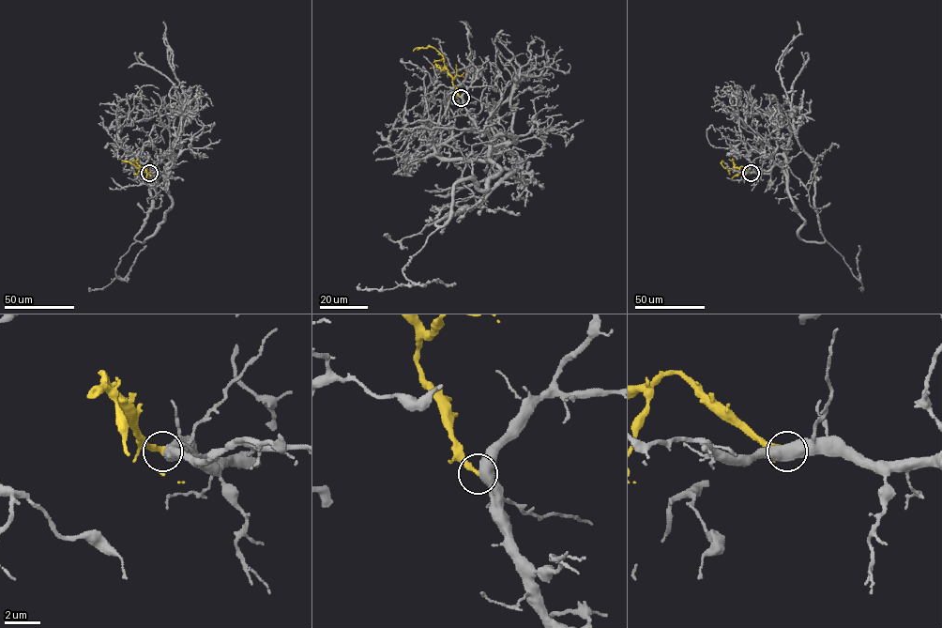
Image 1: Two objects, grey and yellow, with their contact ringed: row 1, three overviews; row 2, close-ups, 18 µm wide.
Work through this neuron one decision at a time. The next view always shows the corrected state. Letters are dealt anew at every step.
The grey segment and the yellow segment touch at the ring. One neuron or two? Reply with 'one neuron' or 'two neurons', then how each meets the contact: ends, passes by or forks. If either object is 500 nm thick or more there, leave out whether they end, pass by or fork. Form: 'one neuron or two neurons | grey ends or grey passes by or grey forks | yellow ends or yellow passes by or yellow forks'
one neuron

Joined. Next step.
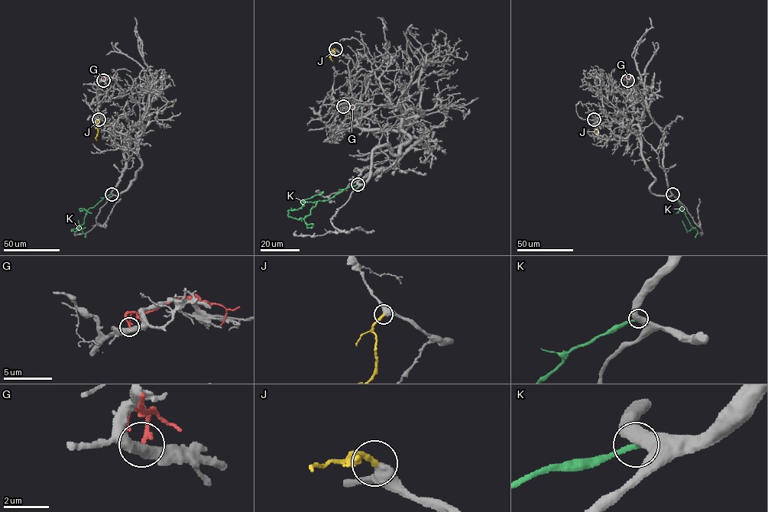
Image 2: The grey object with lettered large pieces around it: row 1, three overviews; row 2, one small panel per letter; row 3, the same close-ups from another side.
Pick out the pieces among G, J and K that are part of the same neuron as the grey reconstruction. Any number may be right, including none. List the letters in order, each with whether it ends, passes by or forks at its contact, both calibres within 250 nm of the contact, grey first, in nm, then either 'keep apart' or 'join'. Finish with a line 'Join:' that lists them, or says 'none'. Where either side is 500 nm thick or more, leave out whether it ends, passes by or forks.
G: it ends | 400/200 nm | keep apart
J: it ends | 400/260 nm | join
K: 550/240 nm | keep apart
Join: J

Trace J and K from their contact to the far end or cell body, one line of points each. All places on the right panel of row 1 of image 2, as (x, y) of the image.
J: (594, 119), (596, 134), (601, 140)
K: (672, 194), (692, 228), (687, 231), (682, 220)

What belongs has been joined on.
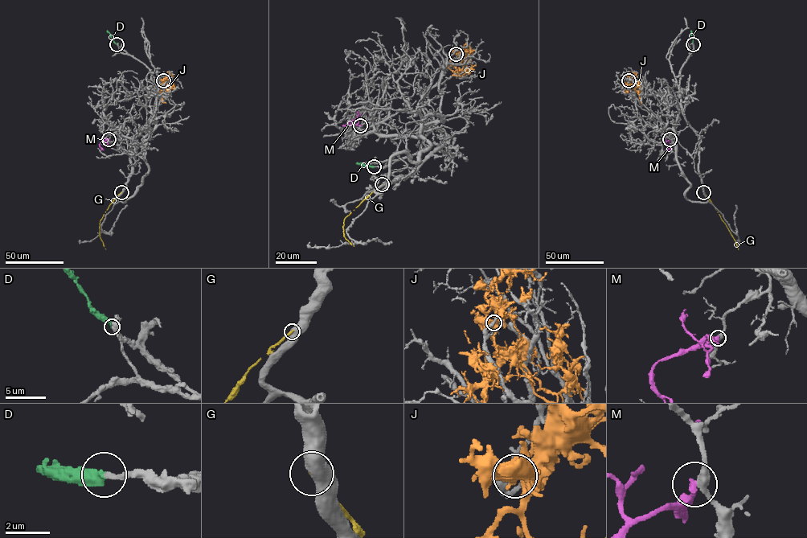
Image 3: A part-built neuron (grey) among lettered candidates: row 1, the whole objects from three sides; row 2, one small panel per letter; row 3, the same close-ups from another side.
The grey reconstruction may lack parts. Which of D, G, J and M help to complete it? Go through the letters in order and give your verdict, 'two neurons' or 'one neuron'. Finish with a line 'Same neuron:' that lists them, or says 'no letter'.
D: one neuron
G: two neurons
J: two neurons
M: two neurons
Same neuron: D

